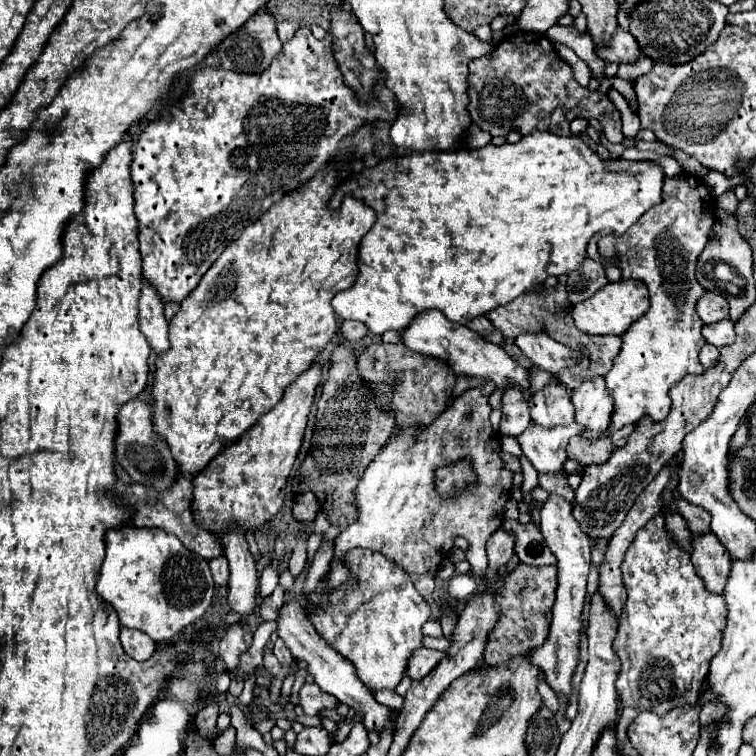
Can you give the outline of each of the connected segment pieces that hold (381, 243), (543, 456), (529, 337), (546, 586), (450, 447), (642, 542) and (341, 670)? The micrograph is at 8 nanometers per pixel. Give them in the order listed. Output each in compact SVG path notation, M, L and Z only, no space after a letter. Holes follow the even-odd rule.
M532 131L530 135L522 135L518 143L502 143L502 145L484 145L480 149L456 149L456 151L428 151L428 153L410 153L406 157L386 159L376 163L374 167L364 167L360 173L348 177L340 191L354 193L356 199L366 203L376 213L376 223L372 229L364 235L358 247L358 277L354 287L338 293L332 299L332 307L336 315L342 319L362 321L372 333L382 335L384 331L402 331L412 317L426 309L438 309L442 311L450 321L466 325L470 319L478 315L486 315L494 307L506 305L518 295L526 293L534 285L542 285L548 275L568 275L576 271L584 257L586 257L586 245L588 241L602 229L612 229L614 235L624 235L650 207L658 205L662 201L662 183L664 183L664 171L660 165L650 161L624 161L624 159L610 159L602 161L586 143L582 143L580 137L558 137L550 131Z
M530 423L530 427L518 435L518 443L522 453L530 459L536 471L540 473L558 473L566 461L566 445L572 435L582 435L585 427L580 423L572 423L566 427L542 427L538 423Z
M546 331L520 333L514 339L514 343L536 367L540 367L552 375L558 375L558 371L574 365L580 355L580 353L568 349L566 345L554 341L550 335L546 335Z
M520 563L510 575L504 577L504 585L496 593L498 605L502 607L502 615L486 645L486 655L484 655L486 665L494 667L498 663L506 663L510 657L520 653L530 653L546 641L556 587L558 587L556 565L530 567Z
M490 381L472 387L456 397L430 425L400 427L390 435L358 483L358 521L334 539L334 559L328 573L330 591L354 579L342 565L342 557L350 549L362 547L380 551L402 567L412 577L418 593L426 597L434 591L436 571L456 537L464 537L469 543L466 559L470 563L470 574L484 579L488 569L486 541L502 525L504 503L512 493L512 471L508 471L500 459L500 439L488 421L492 413L488 397L494 389L496 385ZM462 459L470 463L478 477L472 487L468 485L458 491L456 497L444 499L434 487L434 473L438 467Z
M658 513L654 519L650 519L650 523L646 523L646 527L642 527L642 531L638 531L638 535L634 537L634 543L630 545L630 551L626 551L624 555L624 563L622 563L622 581L626 587L626 603L622 607L622 615L620 615L620 627L618 627L618 635L612 643L618 659L622 661L622 671L618 675L616 681L616 689L618 689L618 697L622 699L622 715L618 719L618 731L620 731L620 723L622 725L630 725L634 721L634 717L640 711L652 711L652 713L666 713L672 711L674 707L682 707L682 705L694 705L698 701L698 689L702 685L702 681L708 675L708 667L710 667L710 659L720 651L722 647L722 631L726 629L726 603L722 599L722 595L716 595L712 591L708 591L704 587L704 581L696 575L694 565L690 563L690 553L684 551L672 537L672 533L666 529L666 517L662 513Z
M292 599L288 603L282 605L282 609L278 611L278 617L276 617L276 623L278 623L278 637L286 643L286 647L290 649L290 653L294 655L294 659L302 659L308 663L308 673L314 675L316 679L316 685L320 685L326 693L334 695L338 701L354 707L356 711L364 713L364 727L370 731L370 729L378 729L382 731L384 725L386 725L386 719L390 717L390 711L388 707L380 705L374 695L370 693L370 689L366 689L366 685L354 675L354 665L348 661L348 659L342 659L342 655L338 655L332 647L328 647L328 643L318 635L318 631L312 627L312 623L308 621L306 617L306 611L304 607Z

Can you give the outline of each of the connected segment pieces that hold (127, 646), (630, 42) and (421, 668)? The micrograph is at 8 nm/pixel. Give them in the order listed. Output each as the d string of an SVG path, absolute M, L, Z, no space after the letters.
M128 627L120 629L120 643L124 651L136 661L146 661L156 651L156 643L148 635L142 635L142 631L130 631Z
M618 27L610 43L596 47L596 55L598 57L610 55L612 63L634 63L638 59L640 51L638 51L638 43L632 39L632 35L628 31L624 31L622 27Z
M426 647L416 649L406 667L406 675L410 679L422 679L422 675L428 675L428 671L438 663L438 659L442 659L442 655L446 653L436 651L436 649L426 649Z

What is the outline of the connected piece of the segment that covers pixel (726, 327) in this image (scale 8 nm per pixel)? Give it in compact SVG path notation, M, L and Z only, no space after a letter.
M724 319L712 325L704 325L702 335L706 343L712 343L714 347L724 347L726 343L734 341L734 323L730 319Z

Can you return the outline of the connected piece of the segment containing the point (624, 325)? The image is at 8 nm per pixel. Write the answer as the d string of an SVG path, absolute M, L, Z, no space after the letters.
M616 281L606 283L602 289L596 291L596 295L588 297L586 301L580 301L572 307L572 319L576 327L582 333L590 335L622 335L640 315L644 315L650 307L648 291L642 281Z

